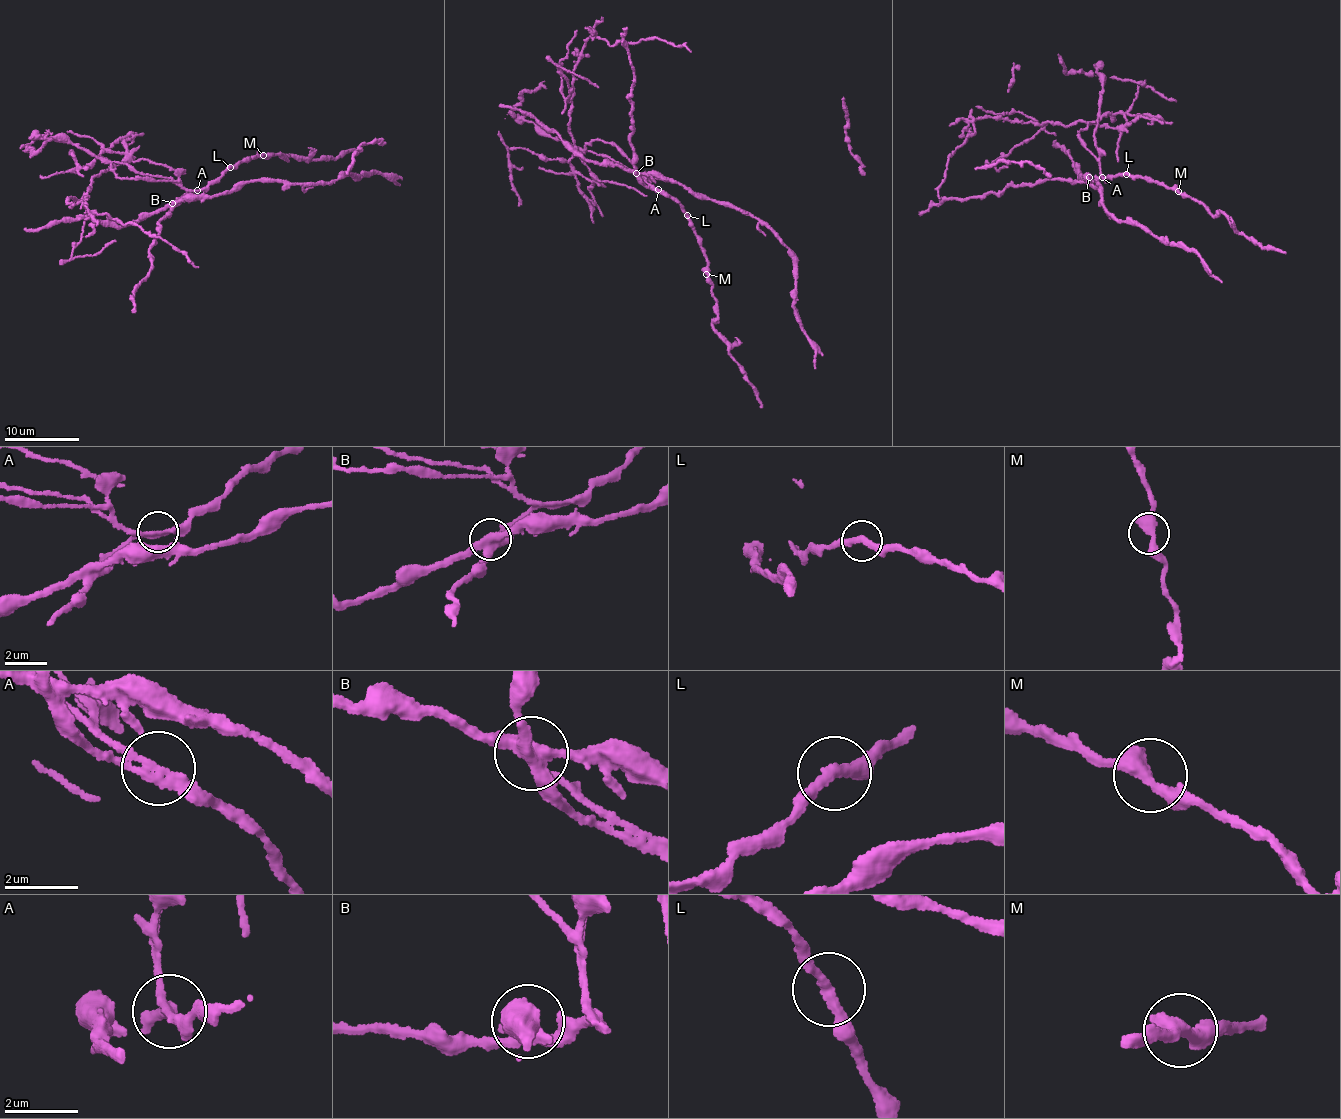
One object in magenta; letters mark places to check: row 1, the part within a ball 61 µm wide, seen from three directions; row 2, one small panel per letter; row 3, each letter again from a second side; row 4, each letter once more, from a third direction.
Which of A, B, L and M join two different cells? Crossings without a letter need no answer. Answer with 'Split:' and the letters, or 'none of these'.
Split: A, B

